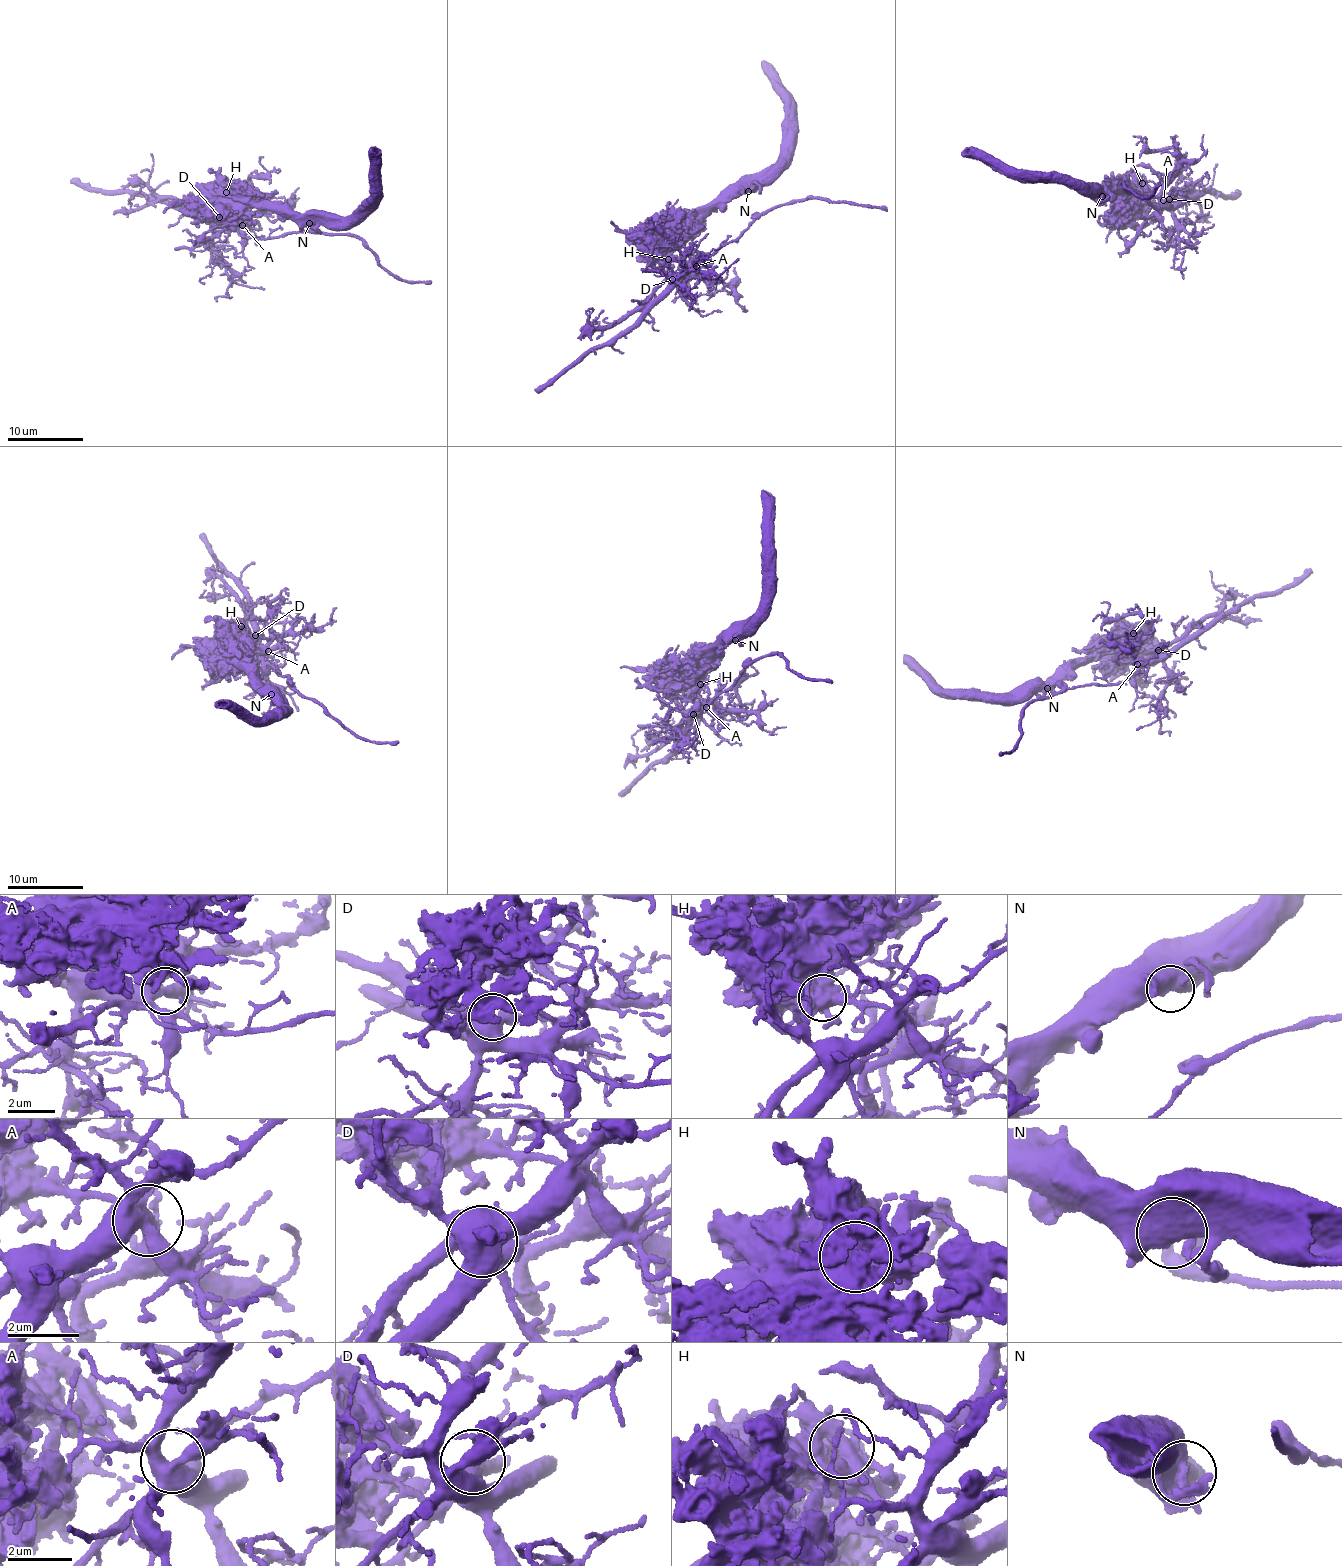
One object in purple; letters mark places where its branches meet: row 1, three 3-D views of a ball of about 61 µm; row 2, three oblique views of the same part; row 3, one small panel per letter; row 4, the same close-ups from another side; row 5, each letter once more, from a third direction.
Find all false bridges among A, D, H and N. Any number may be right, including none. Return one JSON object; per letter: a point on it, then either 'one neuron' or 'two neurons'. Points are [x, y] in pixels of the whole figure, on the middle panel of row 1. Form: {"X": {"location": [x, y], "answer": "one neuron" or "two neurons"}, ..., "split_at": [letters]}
{"A": {"location": [696, 266], "answer": "one neuron"}, "D": {"location": [672, 279], "answer": "one neuron"}, "H": {"location": [668, 259], "answer": "two neurons"}, "N": {"location": [748, 191], "answer": "one neuron"}, "split_at": ["H"]}

